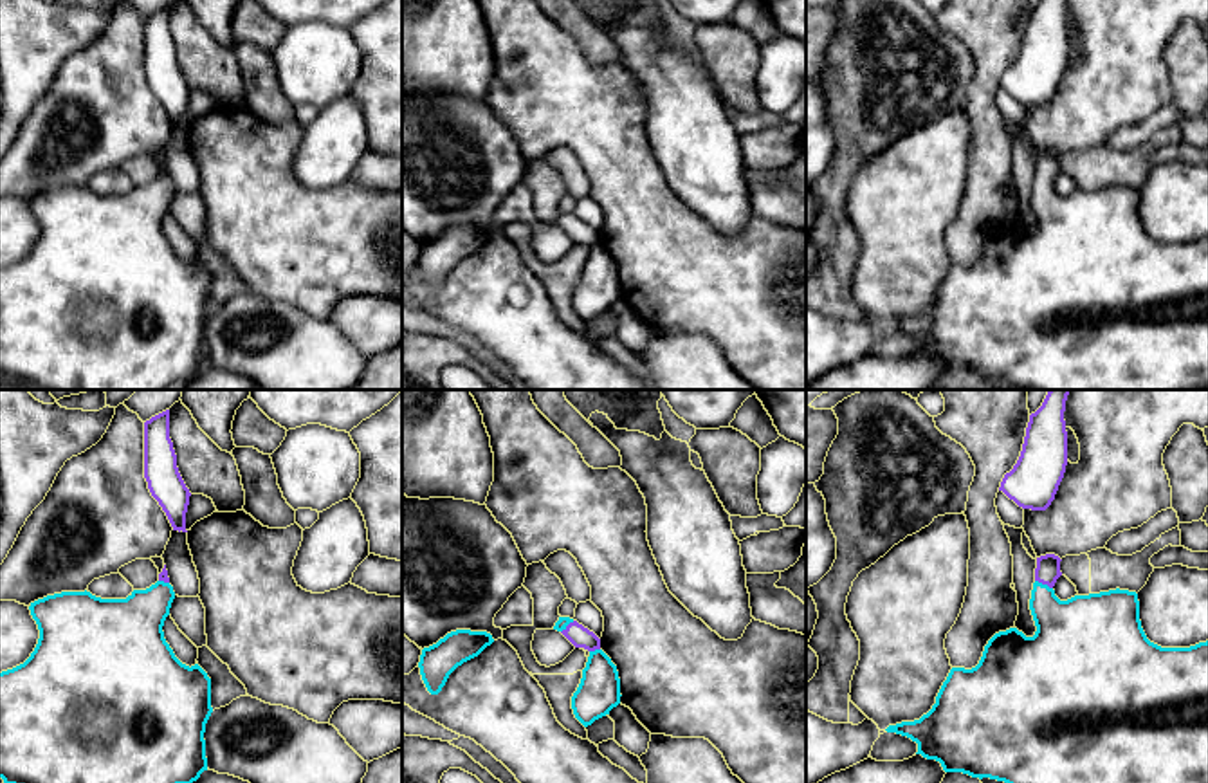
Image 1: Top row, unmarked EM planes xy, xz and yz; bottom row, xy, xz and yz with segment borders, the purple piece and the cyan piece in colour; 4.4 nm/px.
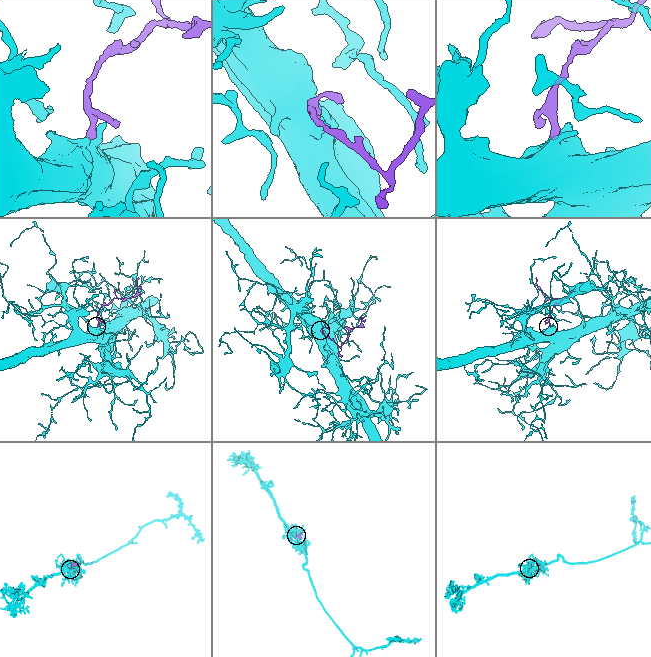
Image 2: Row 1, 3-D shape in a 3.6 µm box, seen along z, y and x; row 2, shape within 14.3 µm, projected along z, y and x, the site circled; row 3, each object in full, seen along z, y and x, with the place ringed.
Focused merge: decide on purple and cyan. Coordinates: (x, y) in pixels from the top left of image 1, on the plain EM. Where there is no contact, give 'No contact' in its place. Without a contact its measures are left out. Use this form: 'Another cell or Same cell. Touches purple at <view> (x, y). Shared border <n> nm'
Same cell. Touches purple at yz (1044, 179). Shared border 90 nm

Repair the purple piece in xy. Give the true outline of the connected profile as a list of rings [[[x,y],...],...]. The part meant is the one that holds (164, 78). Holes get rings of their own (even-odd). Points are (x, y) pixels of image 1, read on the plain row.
[[[169,5],[144,18],[144,74],[173,126],[188,128],[186,108],[191,88],[177,63],[177,51],[169,34]]]

